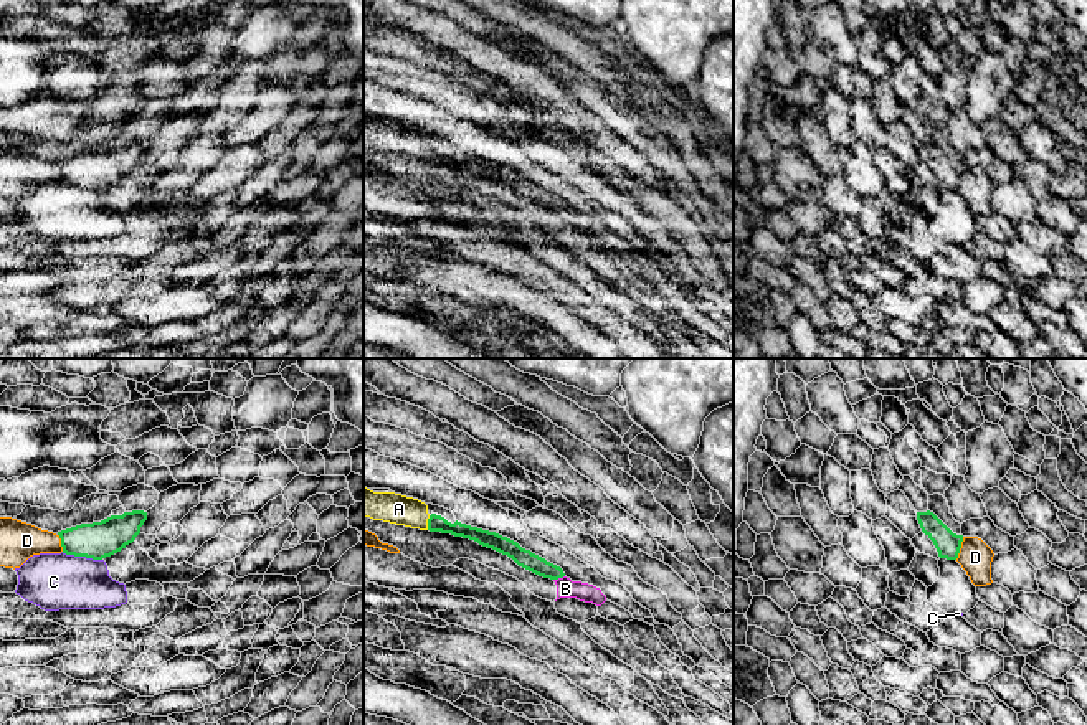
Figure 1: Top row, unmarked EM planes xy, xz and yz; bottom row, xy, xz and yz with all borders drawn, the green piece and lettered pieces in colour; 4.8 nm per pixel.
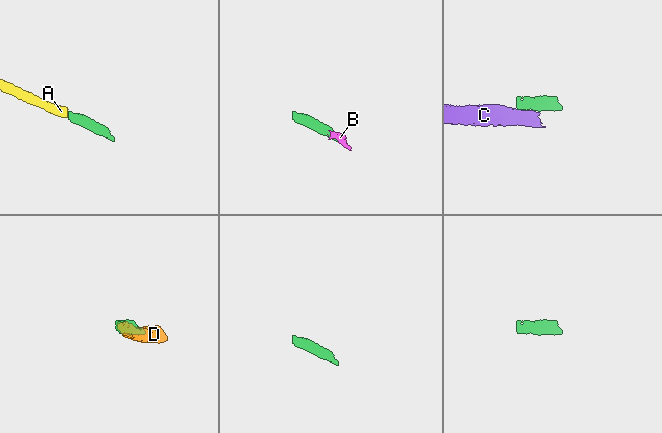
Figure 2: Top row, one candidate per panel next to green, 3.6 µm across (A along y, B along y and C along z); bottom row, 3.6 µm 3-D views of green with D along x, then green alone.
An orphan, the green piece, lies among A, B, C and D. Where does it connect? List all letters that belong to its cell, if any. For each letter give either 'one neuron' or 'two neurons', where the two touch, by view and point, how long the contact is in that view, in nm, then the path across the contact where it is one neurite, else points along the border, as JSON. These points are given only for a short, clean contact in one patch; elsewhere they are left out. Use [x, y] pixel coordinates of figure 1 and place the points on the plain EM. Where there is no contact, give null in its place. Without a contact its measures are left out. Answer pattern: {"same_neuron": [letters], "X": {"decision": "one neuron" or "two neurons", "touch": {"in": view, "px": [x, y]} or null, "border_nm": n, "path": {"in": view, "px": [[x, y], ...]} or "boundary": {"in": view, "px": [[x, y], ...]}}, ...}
{"same_neuron": ["A", "B"], "A": {"decision": "one neuron", "touch": {"in": "xz", "px": [428, 152]}, "border_nm": 70, "path": {"in": "xz", "px": [[435, 152], [428, 152], [413, 142], [392, 137]]}}, "B": {"decision": "one neuron", "touch": {"in": "xz", "px": [559, 207]}, "border_nm": 60, "path": {"in": "xz", "px": [[526, 189], [559, 207], [565, 218]]}}, "C": {"decision": "two neurons", "touch": {"in": "xy", "px": [81, 185]}, "border_nm": 200, "boundary": {"in": "xy", "px": [[61, 182], [101, 190]]}}, "D": {"decision": "two neurons", "touch": {"in": "yz", "px": [960, 177]}, "border_nm": 120}}

